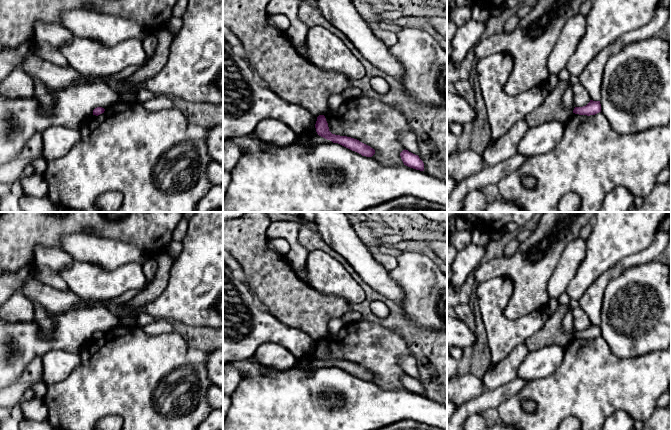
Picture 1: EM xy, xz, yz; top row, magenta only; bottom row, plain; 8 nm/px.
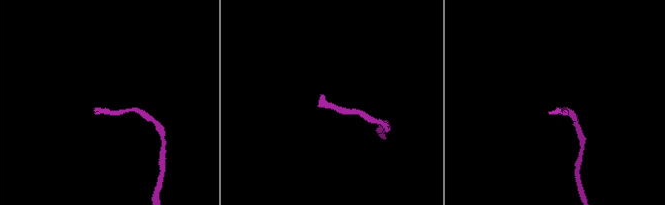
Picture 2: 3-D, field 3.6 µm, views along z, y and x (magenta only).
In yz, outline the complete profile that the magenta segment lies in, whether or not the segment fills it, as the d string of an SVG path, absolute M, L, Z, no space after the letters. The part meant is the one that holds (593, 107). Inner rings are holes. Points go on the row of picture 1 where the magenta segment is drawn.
M590 100L590 102L583 107L575 107L573 110L573 113L579 114L579 115L595 115L597 113L601 112L601 104L600 101L593 101Z

